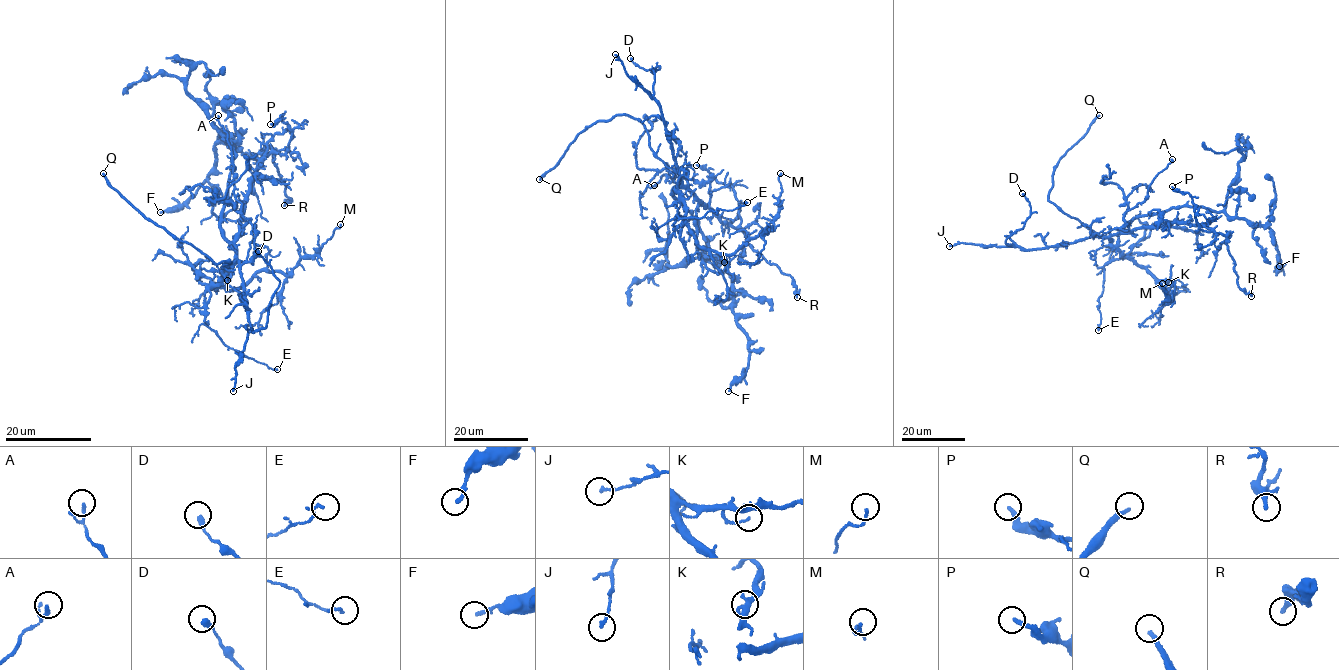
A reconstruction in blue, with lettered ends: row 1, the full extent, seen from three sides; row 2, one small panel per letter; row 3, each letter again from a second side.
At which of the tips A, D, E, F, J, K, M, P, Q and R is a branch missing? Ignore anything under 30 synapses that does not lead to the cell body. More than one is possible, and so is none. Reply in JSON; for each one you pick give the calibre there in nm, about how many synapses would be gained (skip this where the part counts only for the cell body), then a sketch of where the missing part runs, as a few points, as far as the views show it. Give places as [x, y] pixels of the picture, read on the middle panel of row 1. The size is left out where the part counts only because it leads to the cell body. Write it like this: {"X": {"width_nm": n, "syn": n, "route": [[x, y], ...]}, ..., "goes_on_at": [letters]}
{"Q": {"width_nm": 240, "route": [[539, 179], [537, 212], [560, 251], [608, 279], [627, 281], [634, 291], [635, 307], [660, 328], [656, 346]]}, "goes_on_at": ["Q"]}

